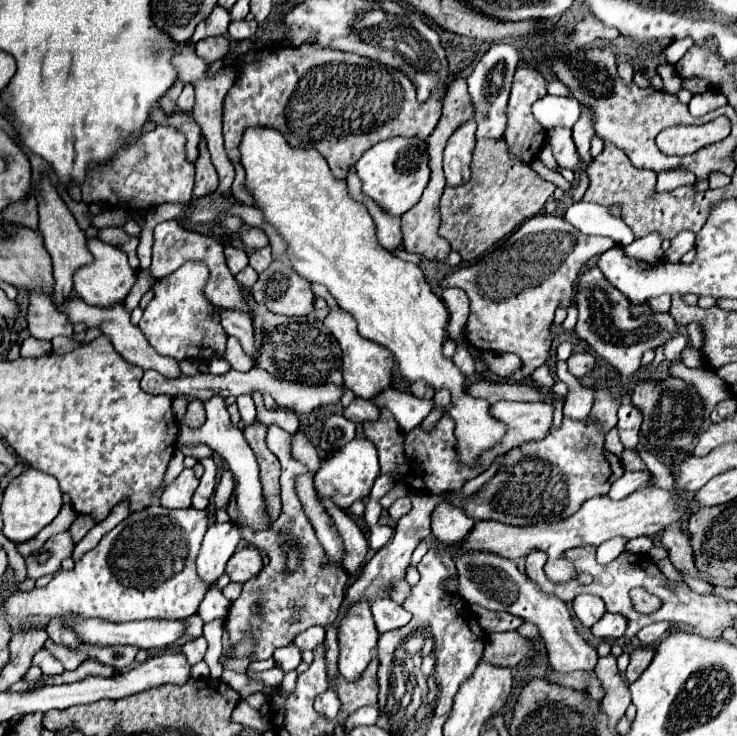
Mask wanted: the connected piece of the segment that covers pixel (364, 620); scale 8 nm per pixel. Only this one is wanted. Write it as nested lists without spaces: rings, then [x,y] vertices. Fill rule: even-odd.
[[[356,603],[350,607],[350,615],[342,619],[342,627],[338,629],[338,669],[346,681],[358,681],[364,675],[370,661],[376,657],[378,637],[380,633],[374,625],[370,605]]]

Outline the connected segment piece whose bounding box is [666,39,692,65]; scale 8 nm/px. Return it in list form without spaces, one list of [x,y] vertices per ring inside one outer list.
[[[688,39],[678,41],[678,43],[670,43],[670,45],[666,47],[666,59],[668,59],[668,63],[676,65],[678,59],[680,59],[680,57],[690,49],[690,47],[692,47],[692,43],[690,43]]]

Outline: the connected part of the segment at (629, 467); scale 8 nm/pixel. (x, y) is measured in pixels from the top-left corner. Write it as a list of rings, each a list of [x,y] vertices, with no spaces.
[[[624,451],[622,453],[622,463],[624,463],[624,467],[626,467],[626,471],[636,471],[636,469],[646,469],[646,465],[642,463],[642,459],[638,457],[638,453],[636,451]]]

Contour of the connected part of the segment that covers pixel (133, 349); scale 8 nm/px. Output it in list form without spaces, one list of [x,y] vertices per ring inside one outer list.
[[[64,299],[64,303],[62,303],[62,313],[68,315],[70,323],[74,323],[74,325],[76,325],[76,323],[86,323],[88,329],[100,329],[102,335],[112,341],[114,349],[116,349],[126,361],[130,361],[130,363],[142,367],[144,371],[146,371],[146,369],[154,369],[154,371],[158,371],[158,373],[162,373],[162,375],[166,375],[166,377],[178,377],[178,375],[180,375],[178,363],[176,363],[174,359],[170,359],[170,357],[164,357],[164,355],[156,353],[156,351],[148,345],[148,341],[144,339],[142,331],[130,323],[130,313],[124,309],[124,305],[110,307],[110,309],[100,309],[100,307],[92,307],[92,305],[88,305],[88,303],[84,303],[82,299]]]

